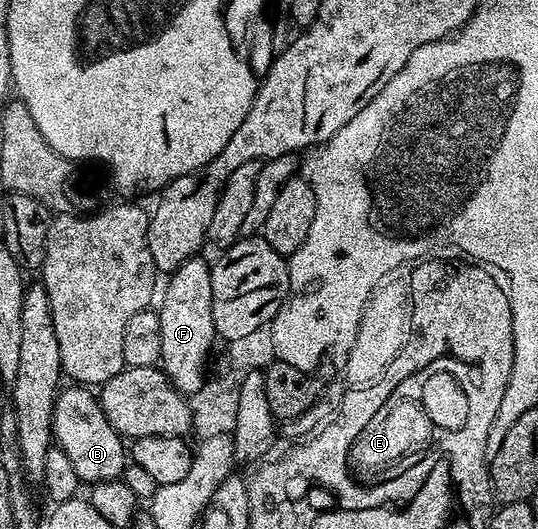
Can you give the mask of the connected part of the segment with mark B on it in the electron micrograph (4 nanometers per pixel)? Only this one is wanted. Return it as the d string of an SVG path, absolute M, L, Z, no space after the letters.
M70 384L70 387L59 389L58 398L54 401L54 415L52 416L52 438L56 445L72 460L76 468L76 476L79 483L93 484L95 482L113 482L123 477L123 470L128 463L128 450L124 445L124 439L108 424L108 420L102 411L101 401L90 394L89 389L78 384Z

